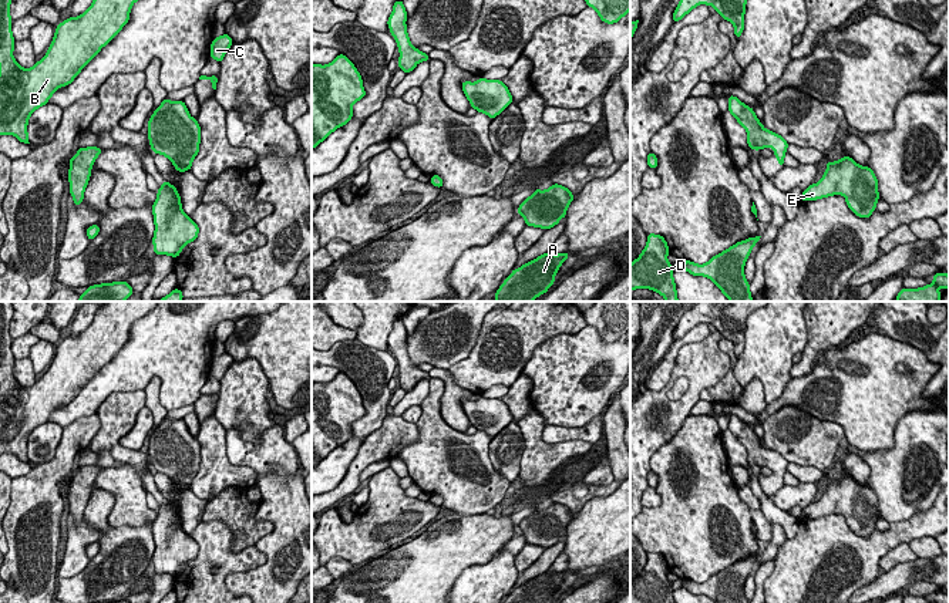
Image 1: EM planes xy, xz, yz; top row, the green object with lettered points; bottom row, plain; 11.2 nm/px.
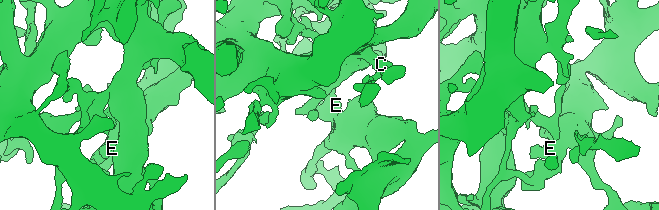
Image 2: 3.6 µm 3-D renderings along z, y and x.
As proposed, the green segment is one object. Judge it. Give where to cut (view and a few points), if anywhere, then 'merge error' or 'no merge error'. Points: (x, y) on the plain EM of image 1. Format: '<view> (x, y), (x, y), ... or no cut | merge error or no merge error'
no cut | no merge error

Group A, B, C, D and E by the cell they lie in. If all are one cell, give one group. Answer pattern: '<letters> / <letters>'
A B C D E

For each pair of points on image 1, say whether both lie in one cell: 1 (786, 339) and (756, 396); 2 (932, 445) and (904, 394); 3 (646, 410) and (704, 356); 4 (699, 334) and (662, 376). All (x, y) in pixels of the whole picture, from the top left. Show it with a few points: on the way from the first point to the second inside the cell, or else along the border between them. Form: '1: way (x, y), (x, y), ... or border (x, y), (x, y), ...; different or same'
1: border (754, 377), (763, 387), (763, 397), (767, 404); different
2: border (934, 407), (908, 411), (898, 421), (892, 437); different
3: way (662, 394), (672, 379), (689, 364); same
4: way (686, 339), (673, 350), (667, 363); same

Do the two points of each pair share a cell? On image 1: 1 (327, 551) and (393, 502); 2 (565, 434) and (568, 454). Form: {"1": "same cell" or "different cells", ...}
{"1": "same cell", "2": "different cells"}

